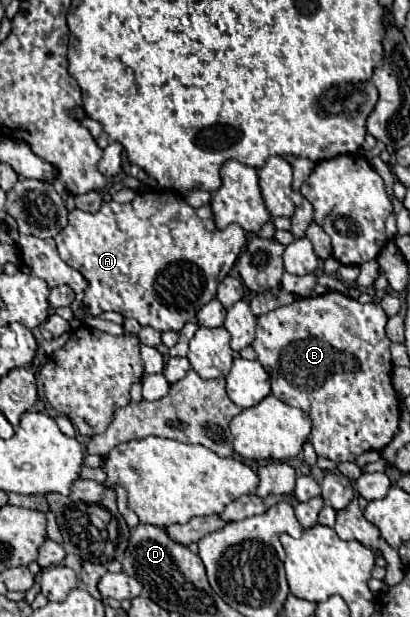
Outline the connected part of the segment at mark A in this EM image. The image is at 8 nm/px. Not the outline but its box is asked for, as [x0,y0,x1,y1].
[56,191,246,333]

